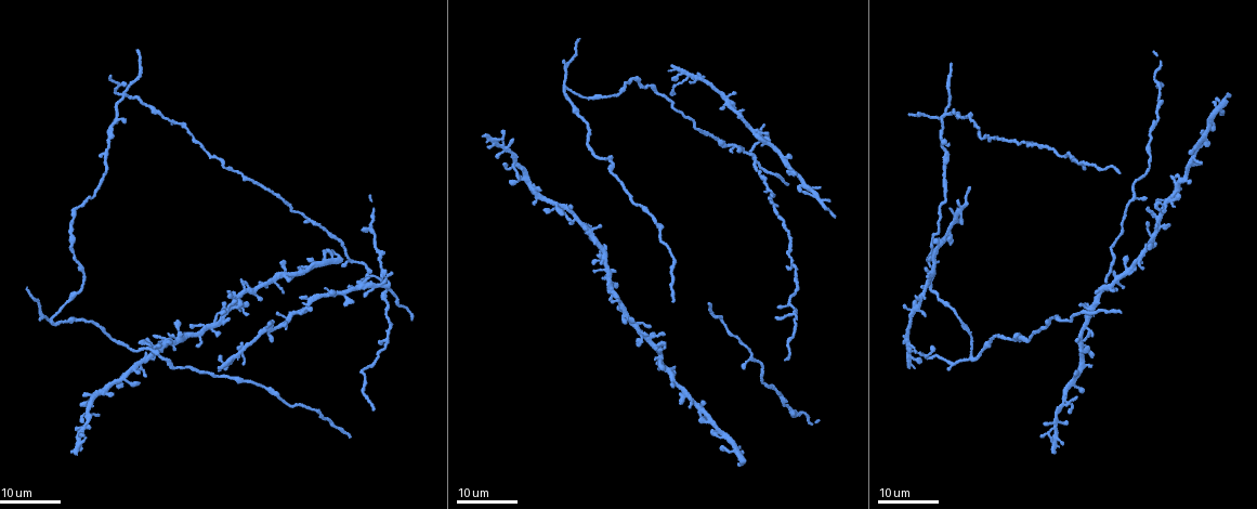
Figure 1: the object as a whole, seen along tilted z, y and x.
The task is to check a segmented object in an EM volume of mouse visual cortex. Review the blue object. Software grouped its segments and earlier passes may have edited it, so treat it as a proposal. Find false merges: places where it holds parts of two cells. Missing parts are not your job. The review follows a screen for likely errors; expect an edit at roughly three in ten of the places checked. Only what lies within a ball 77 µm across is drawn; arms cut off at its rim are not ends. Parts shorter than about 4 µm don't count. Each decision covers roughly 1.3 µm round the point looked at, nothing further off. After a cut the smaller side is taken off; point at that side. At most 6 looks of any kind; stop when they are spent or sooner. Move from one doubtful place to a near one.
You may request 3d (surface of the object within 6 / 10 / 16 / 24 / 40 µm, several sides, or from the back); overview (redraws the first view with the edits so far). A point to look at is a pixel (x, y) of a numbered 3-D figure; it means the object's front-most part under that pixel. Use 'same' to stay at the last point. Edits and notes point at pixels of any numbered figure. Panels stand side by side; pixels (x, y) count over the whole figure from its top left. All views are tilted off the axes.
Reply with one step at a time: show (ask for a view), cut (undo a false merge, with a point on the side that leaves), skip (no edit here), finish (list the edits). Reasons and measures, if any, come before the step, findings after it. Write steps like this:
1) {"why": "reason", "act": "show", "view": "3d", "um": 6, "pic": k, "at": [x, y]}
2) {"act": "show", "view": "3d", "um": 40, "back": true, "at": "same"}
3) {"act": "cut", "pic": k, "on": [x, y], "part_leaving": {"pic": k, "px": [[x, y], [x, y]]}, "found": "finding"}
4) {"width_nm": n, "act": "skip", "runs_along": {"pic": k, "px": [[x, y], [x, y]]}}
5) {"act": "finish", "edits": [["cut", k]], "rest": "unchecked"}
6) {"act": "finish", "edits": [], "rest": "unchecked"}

{"why": "arms part here", "act": "show", "view": "3d", "um": 16, "pic": 1, "at": [972, 355]}

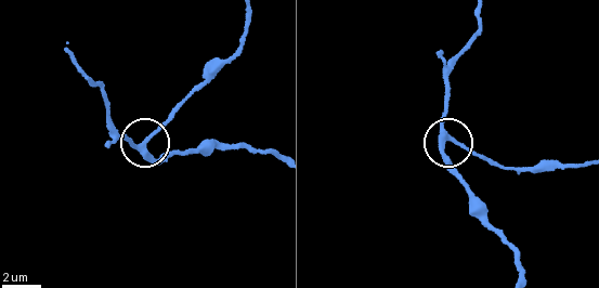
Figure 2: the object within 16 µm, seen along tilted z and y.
{"act": "show", "view": "3d", "um": 10, "pic": 2, "at": [449, 139]}

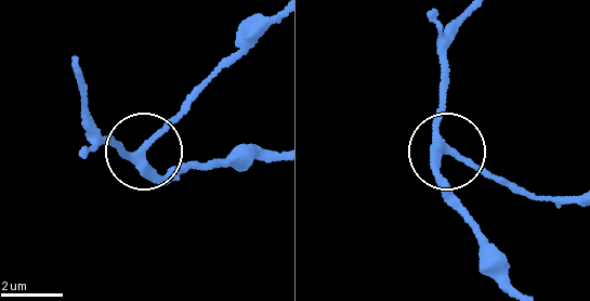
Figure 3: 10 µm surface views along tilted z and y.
{"width_nm": 240, "act": "skip", "runs_along": {"pic": 3, "px": [[275, 152], [158, 174], [97, 139]]}, "found": "continuous, no second cell"}

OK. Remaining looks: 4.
{"act": "show", "view": "3d", "um": 24, "pic": 1, "at": [587, 123]}

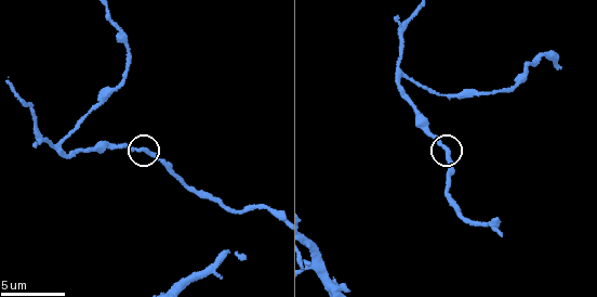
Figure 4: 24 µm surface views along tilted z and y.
{"act": "show", "view": "3d", "um": 6, "pic": 4, "at": [446, 153]}

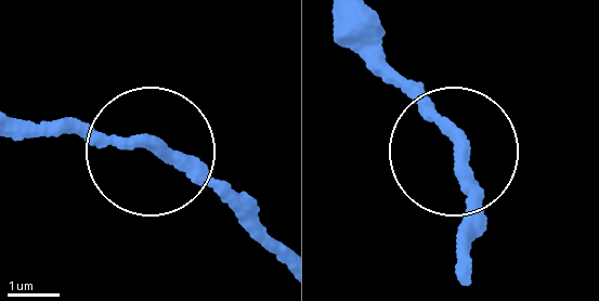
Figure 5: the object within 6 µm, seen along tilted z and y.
{"act": "skip", "runs_along": {"pic": 5, "px": [[455, 146], [367, 59]]}, "found": "continuous, no second cell"}

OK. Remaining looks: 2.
{"why": "side arm on a straight run", "act": "show", "view": "3d", "um": 24, "pic": 1, "at": [564, 207]}

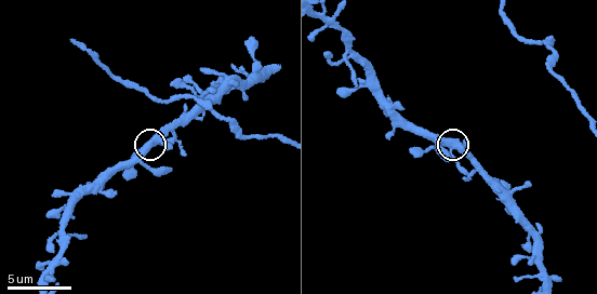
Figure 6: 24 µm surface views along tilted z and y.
{"act": "show", "view": "3d", "um": 10, "pic": 6, "at": [147, 144]}

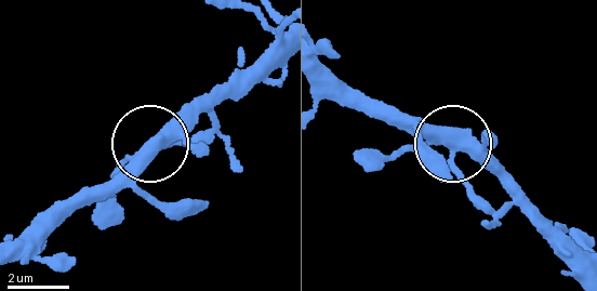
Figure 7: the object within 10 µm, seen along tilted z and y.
{"act": "skip", "found": "one cell here"}

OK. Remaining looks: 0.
{"act": "finish", "edits": [], "rest": "unchecked"}

